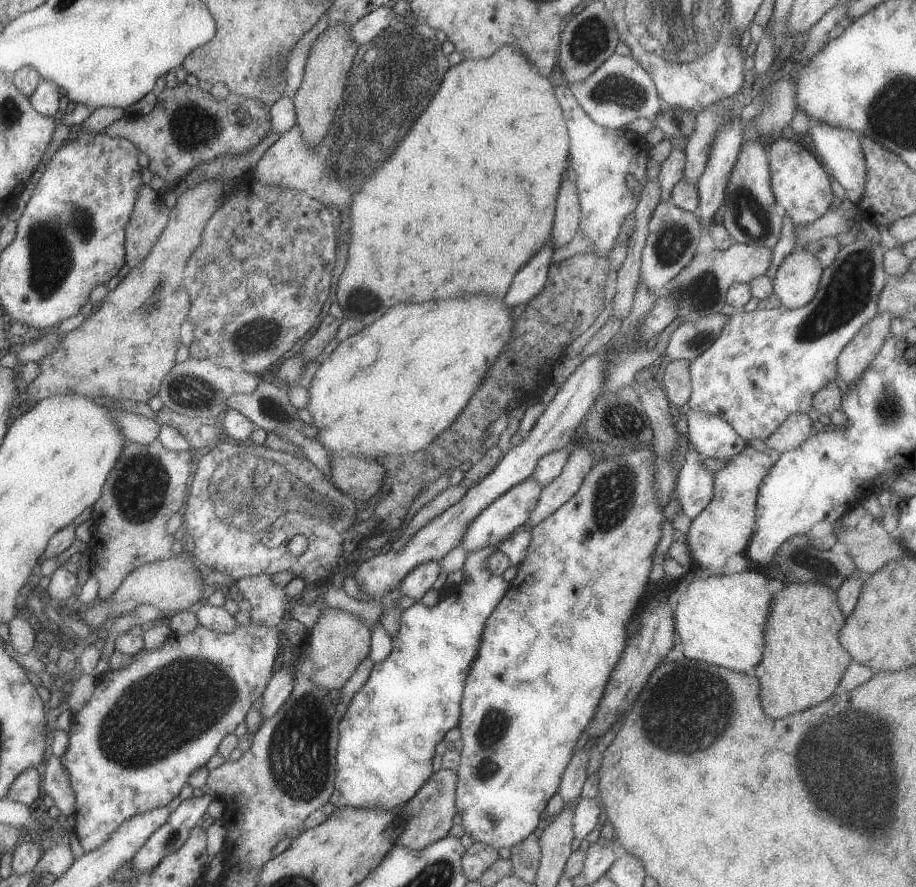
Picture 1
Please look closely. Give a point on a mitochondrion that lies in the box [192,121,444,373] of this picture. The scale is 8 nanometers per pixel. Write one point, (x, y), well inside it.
(267, 255)

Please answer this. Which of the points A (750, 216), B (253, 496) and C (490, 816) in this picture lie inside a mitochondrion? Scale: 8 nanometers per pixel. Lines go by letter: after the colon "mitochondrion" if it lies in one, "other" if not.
A: mitochondrion
B: mitochondrion
C: mitochondrion

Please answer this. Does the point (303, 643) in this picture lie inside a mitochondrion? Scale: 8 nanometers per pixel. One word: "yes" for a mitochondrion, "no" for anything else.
no

